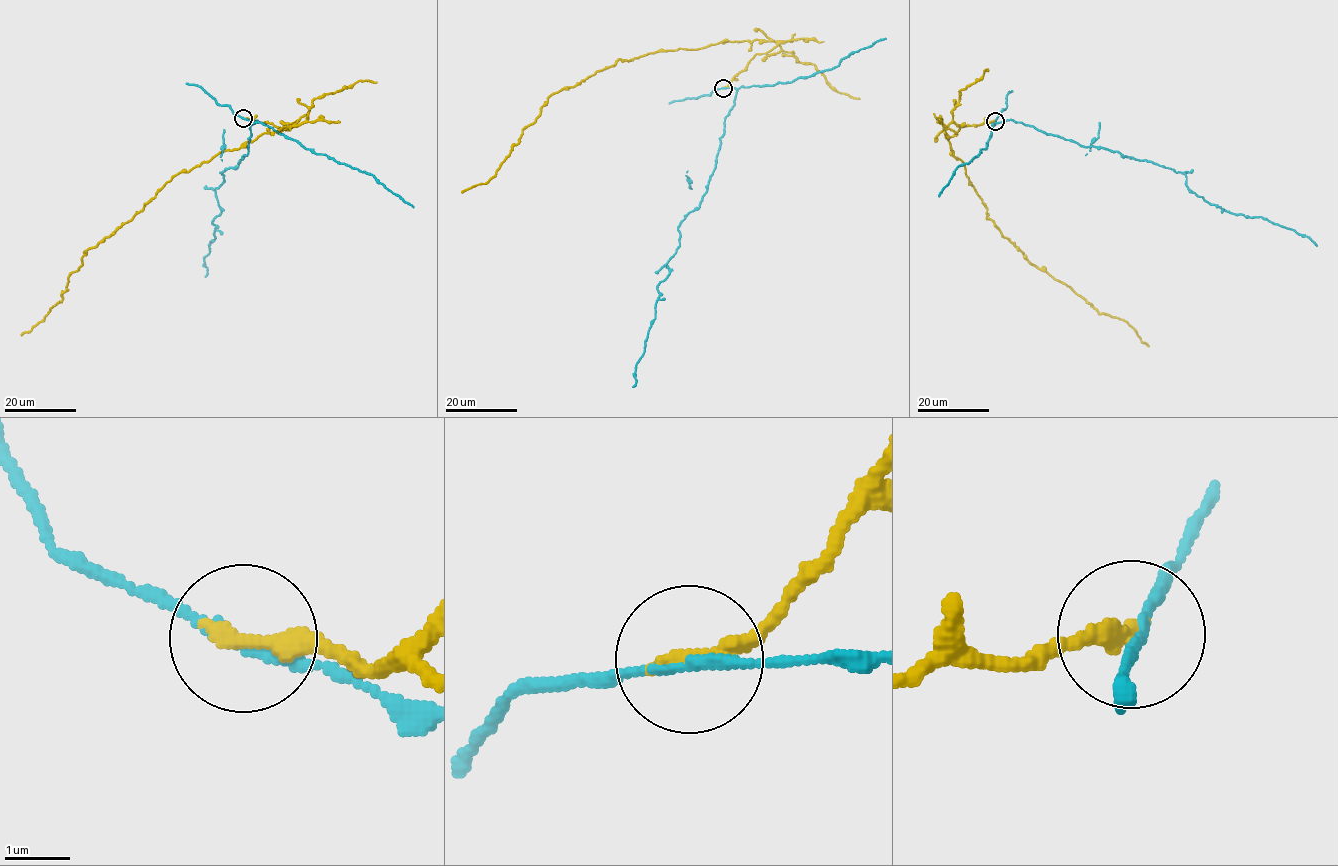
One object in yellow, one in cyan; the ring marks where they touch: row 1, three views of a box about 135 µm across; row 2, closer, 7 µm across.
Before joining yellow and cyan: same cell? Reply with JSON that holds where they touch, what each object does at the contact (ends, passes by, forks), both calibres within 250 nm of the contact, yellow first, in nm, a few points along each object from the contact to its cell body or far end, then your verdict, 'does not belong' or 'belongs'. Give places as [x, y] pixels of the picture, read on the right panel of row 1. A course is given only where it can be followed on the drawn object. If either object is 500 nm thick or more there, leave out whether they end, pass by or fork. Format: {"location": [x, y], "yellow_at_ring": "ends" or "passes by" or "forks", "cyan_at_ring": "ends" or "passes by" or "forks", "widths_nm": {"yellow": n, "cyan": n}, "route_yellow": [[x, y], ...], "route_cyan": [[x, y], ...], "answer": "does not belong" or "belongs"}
{"location": [995, 121], "yellow_at_ring": "ends", "cyan_at_ring": "passes by", "widths_nm": {"yellow": 280, "cyan": 150}, "route_yellow": [[995, 120], [944, 130], [987, 218], [1030, 263], [1099, 313], [1124, 320], [1149, 346]], "route_cyan": [[995, 120], [1022, 122], [1085, 147], [1182, 172], [1187, 188], [1209, 203], [1266, 218], [1317, 245]], "answer": "does not belong"}

